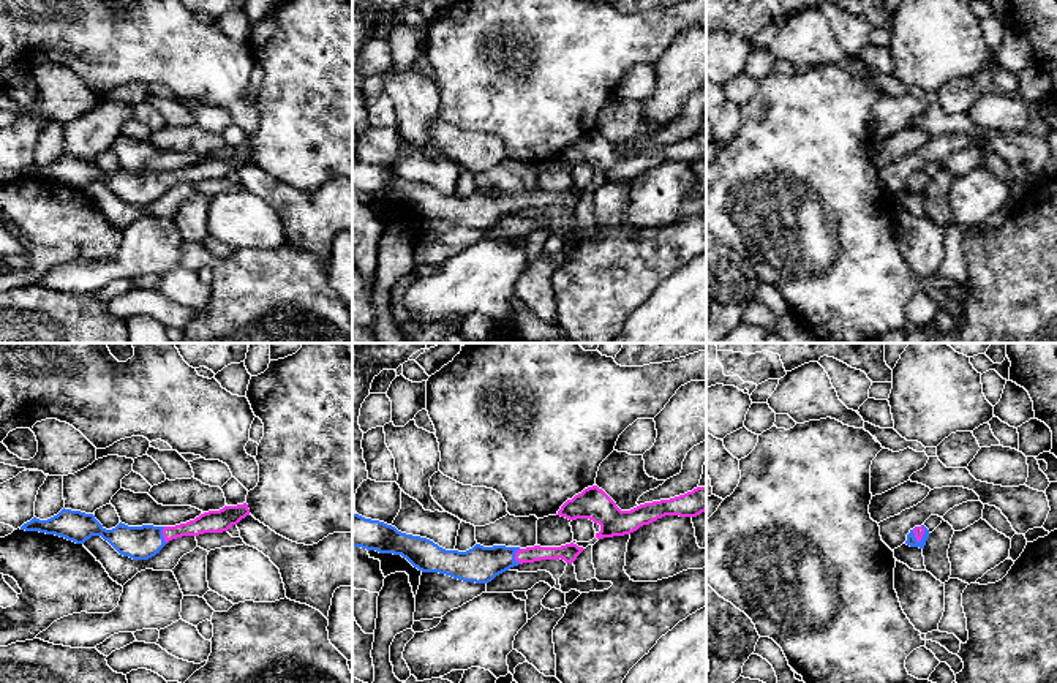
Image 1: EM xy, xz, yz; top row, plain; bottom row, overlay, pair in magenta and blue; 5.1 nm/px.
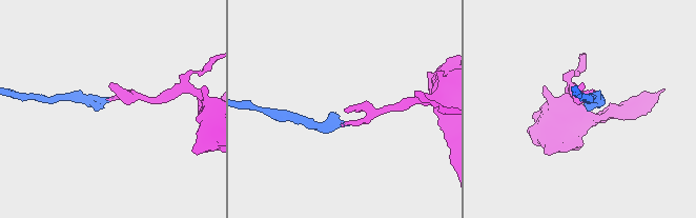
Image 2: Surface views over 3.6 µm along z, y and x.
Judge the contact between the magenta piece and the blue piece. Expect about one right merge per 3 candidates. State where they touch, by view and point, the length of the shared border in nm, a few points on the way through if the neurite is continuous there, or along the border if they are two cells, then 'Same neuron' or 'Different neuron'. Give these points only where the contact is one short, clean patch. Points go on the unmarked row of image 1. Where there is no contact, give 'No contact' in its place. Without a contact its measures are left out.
Touches magenta at xy (163, 181). Shared border 90 nm. Path across: xy (209, 168), (163, 181), (139, 188). Same neuron

